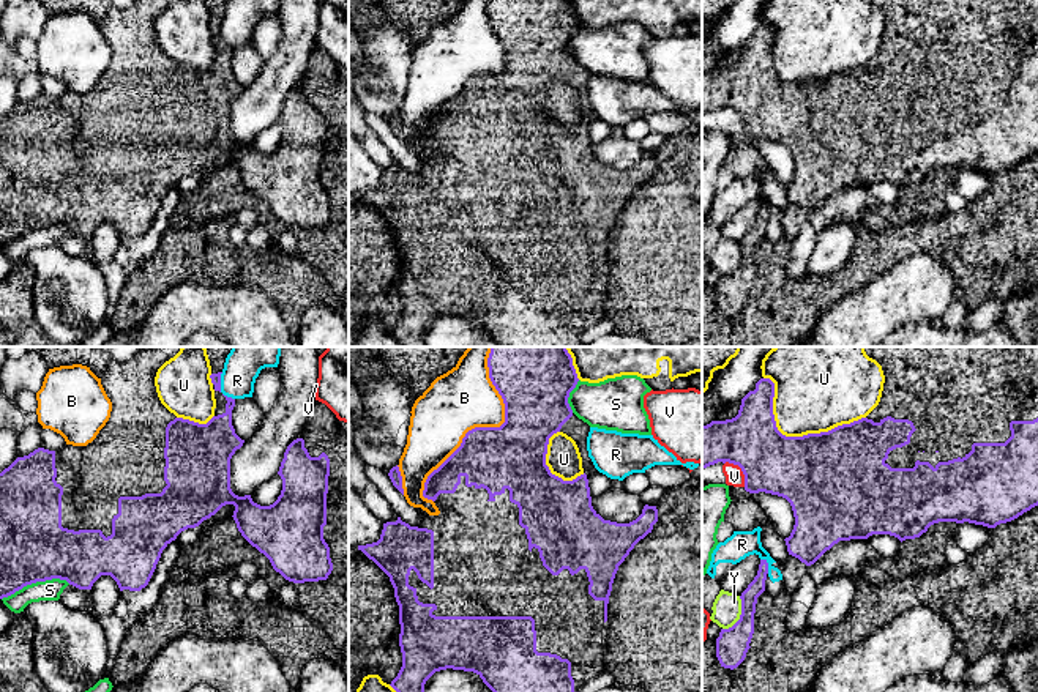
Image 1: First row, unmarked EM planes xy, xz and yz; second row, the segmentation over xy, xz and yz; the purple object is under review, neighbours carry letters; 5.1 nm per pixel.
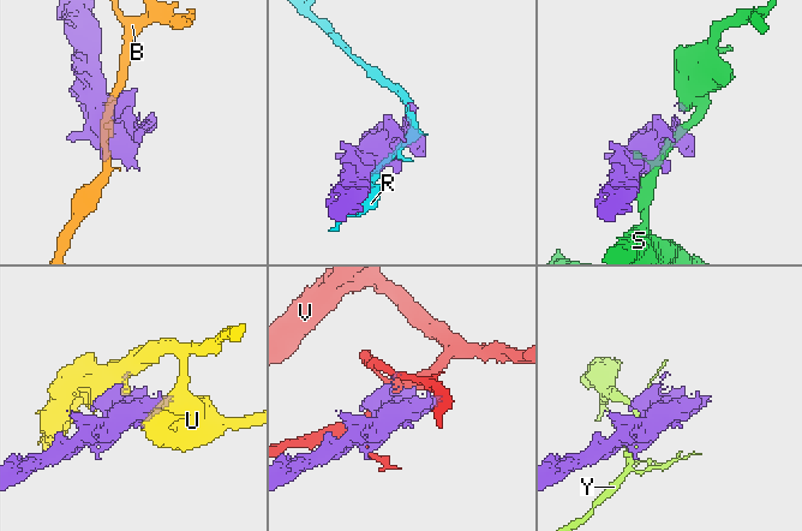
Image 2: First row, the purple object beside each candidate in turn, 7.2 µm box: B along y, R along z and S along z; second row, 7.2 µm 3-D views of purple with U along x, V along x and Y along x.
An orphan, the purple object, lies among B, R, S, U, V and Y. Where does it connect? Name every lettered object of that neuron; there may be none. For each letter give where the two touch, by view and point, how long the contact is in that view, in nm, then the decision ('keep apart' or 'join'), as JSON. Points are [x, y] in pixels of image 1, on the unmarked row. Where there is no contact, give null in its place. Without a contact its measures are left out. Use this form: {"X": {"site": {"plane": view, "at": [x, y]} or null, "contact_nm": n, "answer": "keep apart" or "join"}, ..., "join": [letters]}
{"B": {"site": {"plane": "xz", "at": [486, 74]}, "contact_nm": 800, "answer": "keep apart"}, "R": {"site": {"plane": "xy", "at": [220, 35]}, "contact_nm": 160, "answer": "keep apart"}, "S": {"site": {"plane": "xy", "at": [35, 229]}, "contact_nm": 360, "answer": "keep apart"}, "U": {"site": {"plane": "yz", "at": [794, 84]}, "contact_nm": 550, "answer": "keep apart"}, "V": {"site": {"plane": "yz", "at": [742, 117]}, "contact_nm": 170, "answer": "keep apart"}, "Y": {"site": {"plane": "yz", "at": [740, 262]}, "contact_nm": 200, "answer": "keep apart"}, "join": []}

